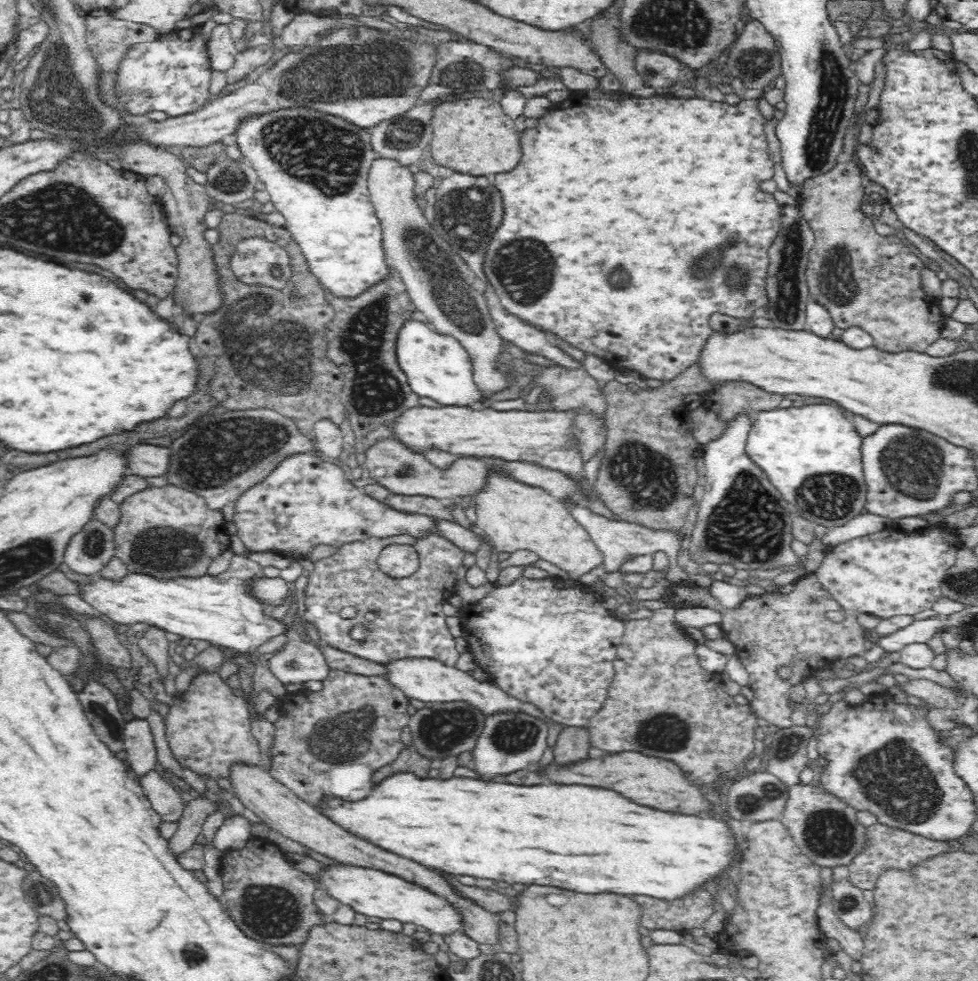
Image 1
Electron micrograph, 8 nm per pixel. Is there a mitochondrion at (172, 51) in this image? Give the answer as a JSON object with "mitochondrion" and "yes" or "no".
{"mitochondrion":"no"}

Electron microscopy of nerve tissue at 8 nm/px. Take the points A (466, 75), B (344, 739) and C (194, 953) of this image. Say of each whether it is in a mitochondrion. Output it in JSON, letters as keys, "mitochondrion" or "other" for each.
{"A":"mitochondrion","B":"mitochondrion","C":"mitochondrion"}

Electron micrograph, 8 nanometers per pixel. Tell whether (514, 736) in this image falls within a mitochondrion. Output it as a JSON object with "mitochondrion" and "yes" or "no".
{"mitochondrion":"yes"}

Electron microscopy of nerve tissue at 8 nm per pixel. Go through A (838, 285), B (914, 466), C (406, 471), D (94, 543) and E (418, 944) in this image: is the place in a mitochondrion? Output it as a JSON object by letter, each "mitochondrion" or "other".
{"A":"mitochondrion","B":"mitochondrion","C":"mitochondrion","D":"mitochondrion","E":"other"}

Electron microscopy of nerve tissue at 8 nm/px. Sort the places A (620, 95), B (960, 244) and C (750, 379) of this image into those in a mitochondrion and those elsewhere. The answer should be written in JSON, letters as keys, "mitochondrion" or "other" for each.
{"A":"other","B":"other","C":"other"}

